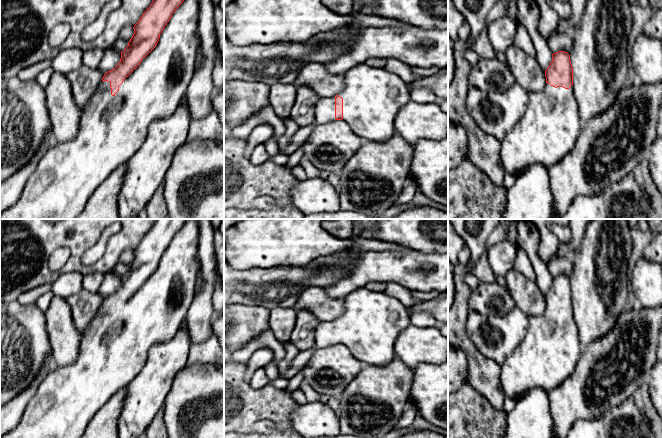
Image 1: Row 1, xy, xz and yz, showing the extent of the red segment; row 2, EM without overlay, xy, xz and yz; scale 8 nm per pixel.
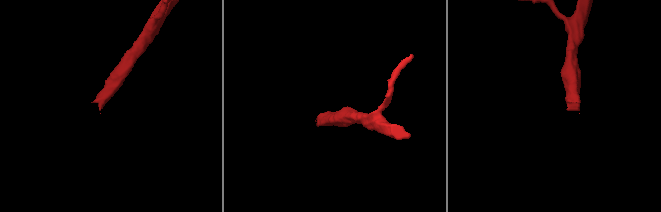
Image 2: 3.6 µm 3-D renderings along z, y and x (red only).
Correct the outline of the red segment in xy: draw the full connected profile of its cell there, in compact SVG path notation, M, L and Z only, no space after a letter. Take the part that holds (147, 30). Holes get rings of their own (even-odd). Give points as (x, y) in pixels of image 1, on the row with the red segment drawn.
M153 0L139 21L134 25L134 34L128 46L121 52L120 62L116 67L106 72L98 85L95 93L83 108L80 118L80 127L77 135L70 141L54 143L44 154L37 164L34 172L30 175L18 201L0 214L0 219L76 219L83 211L86 203L98 188L98 186L119 166L125 164L133 154L142 146L147 135L148 128L153 121L170 116L178 107L186 94L187 87L195 72L195 62L200 44L198 34L199 0Z

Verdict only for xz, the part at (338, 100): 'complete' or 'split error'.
split error

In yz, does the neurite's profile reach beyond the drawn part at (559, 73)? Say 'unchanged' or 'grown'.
grown

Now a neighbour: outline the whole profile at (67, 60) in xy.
M78 48L64 49L60 51L52 61L51 68L53 72L67 75L83 66L84 52Z

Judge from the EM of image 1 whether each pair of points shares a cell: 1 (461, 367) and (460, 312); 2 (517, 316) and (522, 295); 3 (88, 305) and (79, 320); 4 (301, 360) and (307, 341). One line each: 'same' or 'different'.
1: different
2: different
3: same
4: different

